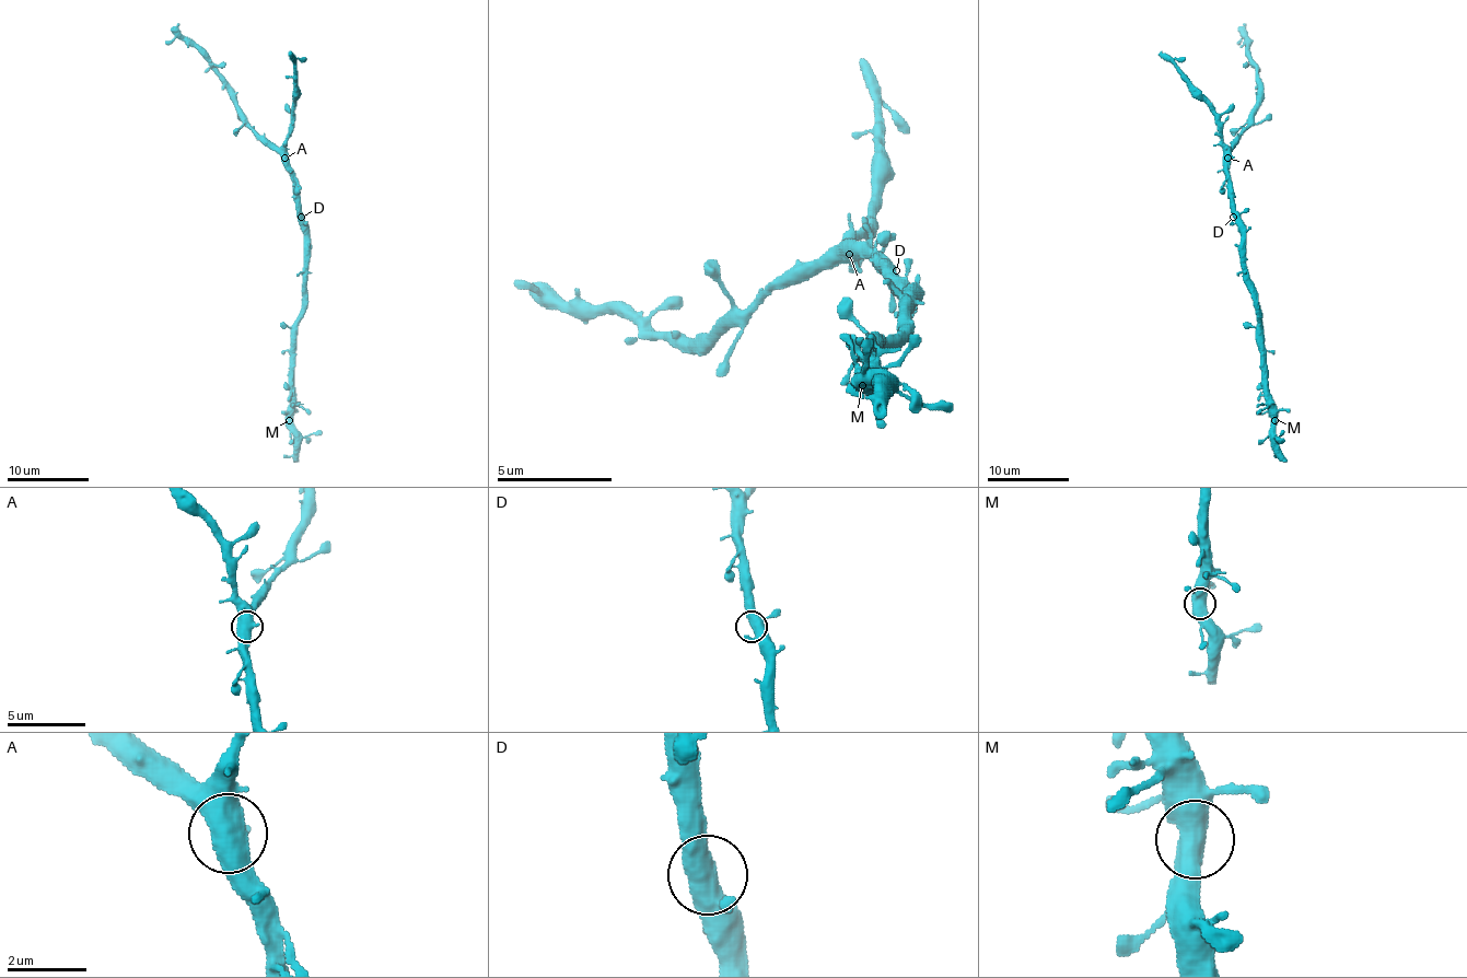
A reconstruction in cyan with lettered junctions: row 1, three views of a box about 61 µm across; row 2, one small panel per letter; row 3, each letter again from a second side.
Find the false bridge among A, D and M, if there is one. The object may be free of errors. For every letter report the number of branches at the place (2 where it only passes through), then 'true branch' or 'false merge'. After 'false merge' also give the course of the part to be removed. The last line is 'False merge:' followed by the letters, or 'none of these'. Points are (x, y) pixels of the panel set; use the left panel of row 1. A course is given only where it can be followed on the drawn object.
A: branches 2; true branch
D: branches 4; true branch
M: branches 2; true branch
False merge: none of these

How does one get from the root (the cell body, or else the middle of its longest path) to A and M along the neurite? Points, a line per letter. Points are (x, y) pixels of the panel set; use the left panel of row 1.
A: (300, 217), (289, 161), (284, 158)
M: (300, 217), (303, 233), (303, 307), (295, 336), (293, 407), (289, 420)

